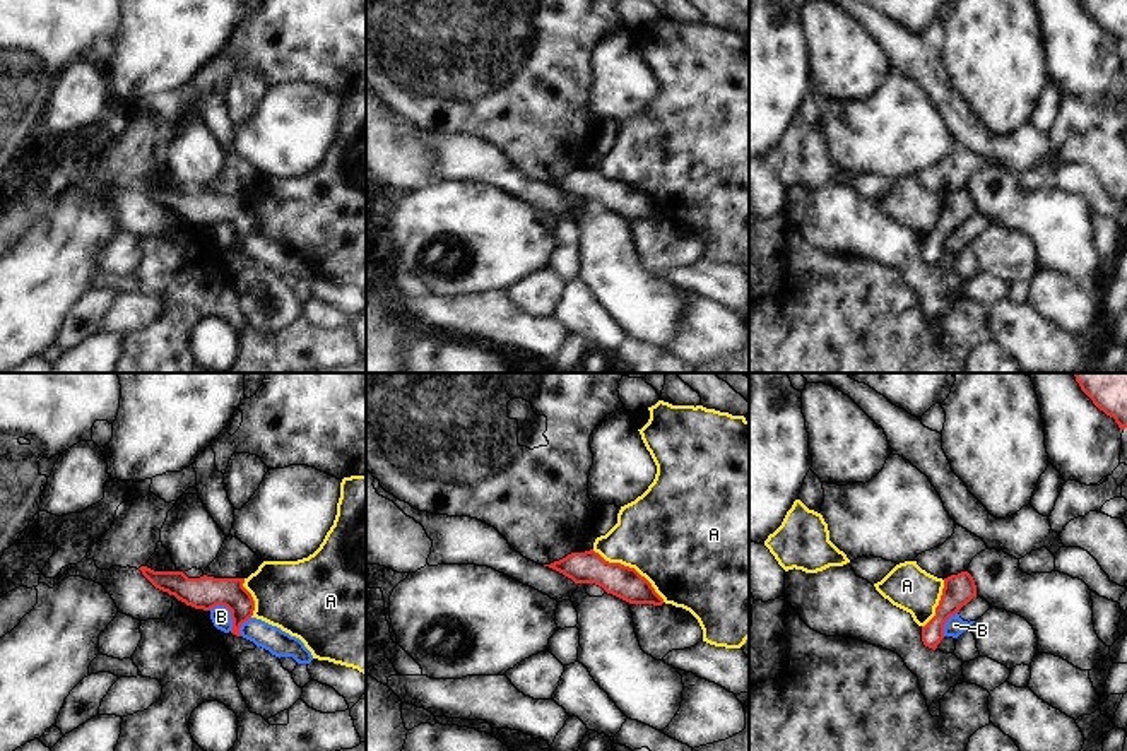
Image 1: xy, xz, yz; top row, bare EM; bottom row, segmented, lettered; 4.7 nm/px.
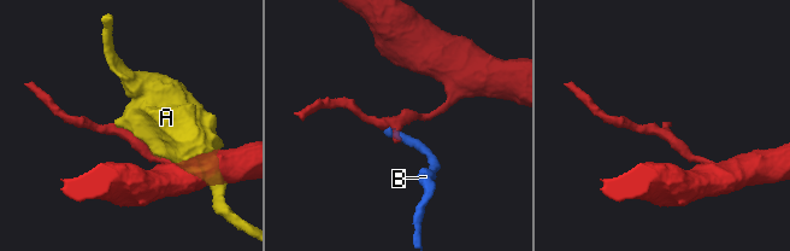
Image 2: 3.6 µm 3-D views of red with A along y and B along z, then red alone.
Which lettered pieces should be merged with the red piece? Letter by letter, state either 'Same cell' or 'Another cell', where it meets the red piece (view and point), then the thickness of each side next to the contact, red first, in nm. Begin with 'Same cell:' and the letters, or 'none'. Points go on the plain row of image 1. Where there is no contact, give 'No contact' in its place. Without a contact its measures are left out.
Same cell: none
A: Another cell. Touches red at xz (628, 183). Thickness 150 nm (red) against 460 nm
B: Another cell. Touches red at xy (230, 226). Thickness 160 nm (red) against 100 nm

